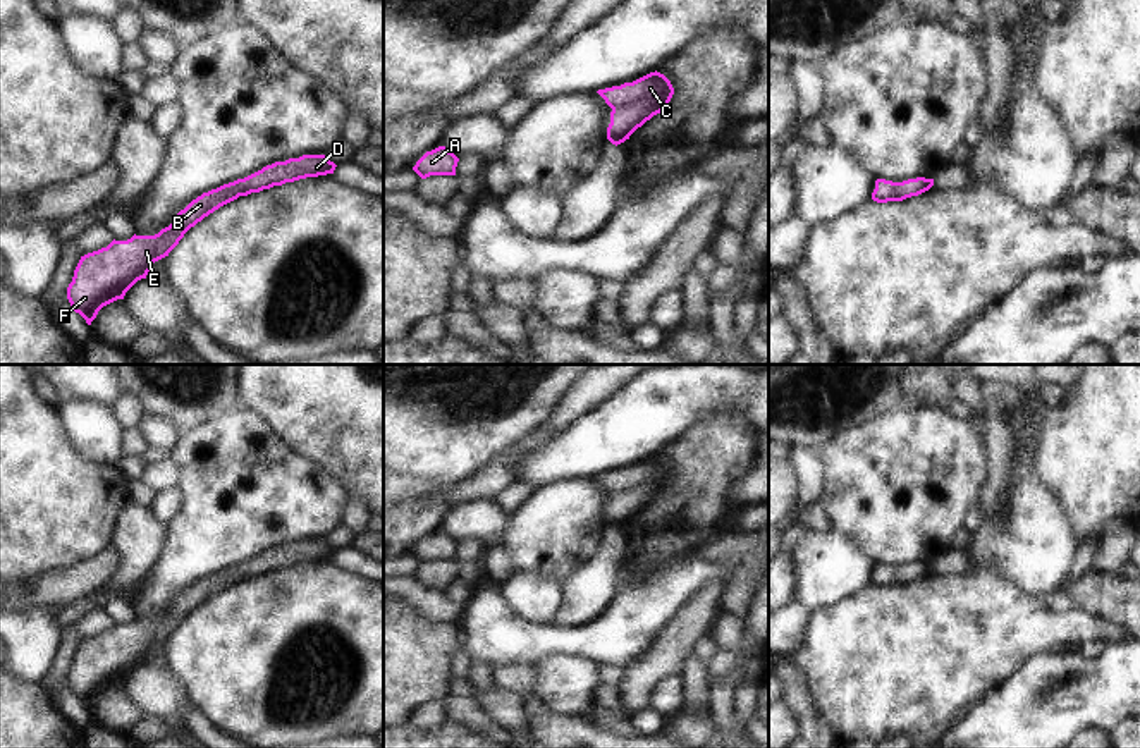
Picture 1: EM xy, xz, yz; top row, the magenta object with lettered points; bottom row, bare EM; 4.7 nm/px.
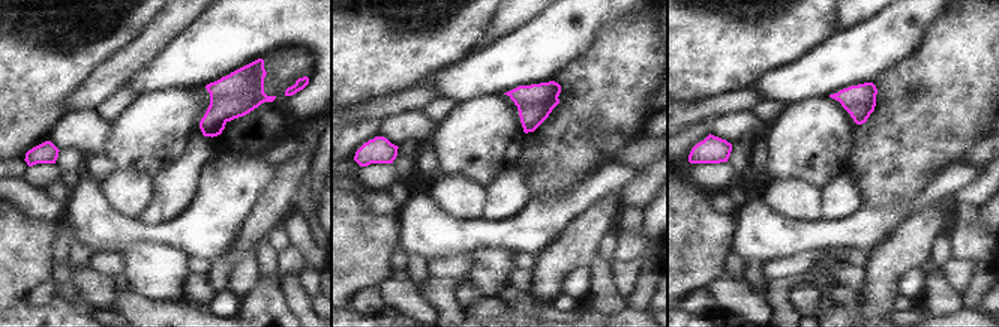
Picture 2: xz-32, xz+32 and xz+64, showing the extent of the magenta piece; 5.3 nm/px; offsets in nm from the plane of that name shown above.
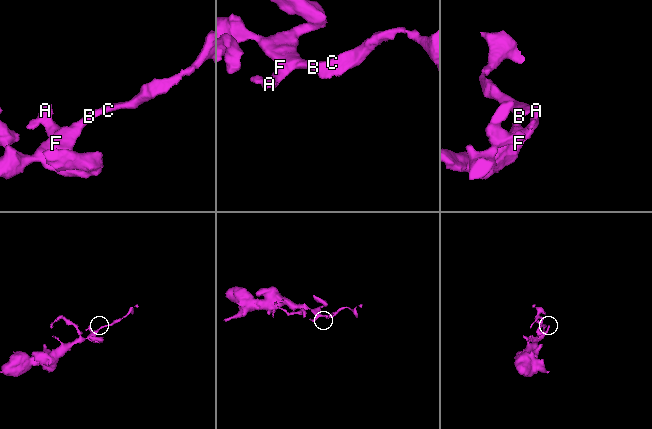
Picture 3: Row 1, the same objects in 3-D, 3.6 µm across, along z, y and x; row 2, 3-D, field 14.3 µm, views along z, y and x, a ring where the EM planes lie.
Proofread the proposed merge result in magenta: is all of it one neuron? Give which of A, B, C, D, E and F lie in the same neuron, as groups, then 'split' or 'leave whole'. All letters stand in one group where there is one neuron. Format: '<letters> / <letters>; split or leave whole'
A B C D E F; leave whole

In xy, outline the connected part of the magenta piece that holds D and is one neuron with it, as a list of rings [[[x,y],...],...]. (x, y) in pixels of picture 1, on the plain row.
[[[325,540],[275,547],[244,564],[203,578],[155,621],[113,624],[107,633],[81,641],[67,672],[70,691],[91,710],[103,691],[124,684],[138,665],[146,664],[155,647],[169,641],[191,612],[220,592],[273,571],[334,559],[335,552]]]

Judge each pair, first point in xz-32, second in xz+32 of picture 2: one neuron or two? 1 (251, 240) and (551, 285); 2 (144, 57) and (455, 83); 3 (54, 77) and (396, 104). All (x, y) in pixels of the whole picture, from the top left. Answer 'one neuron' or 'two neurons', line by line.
1: one neuron
2: two neurons
3: two neurons

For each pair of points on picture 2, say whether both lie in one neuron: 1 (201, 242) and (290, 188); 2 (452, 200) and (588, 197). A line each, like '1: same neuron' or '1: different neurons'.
1: different neurons
2: different neurons

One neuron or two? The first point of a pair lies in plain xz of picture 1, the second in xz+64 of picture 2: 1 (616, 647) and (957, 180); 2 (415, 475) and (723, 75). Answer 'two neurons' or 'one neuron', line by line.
1: one neuron
2: one neuron

